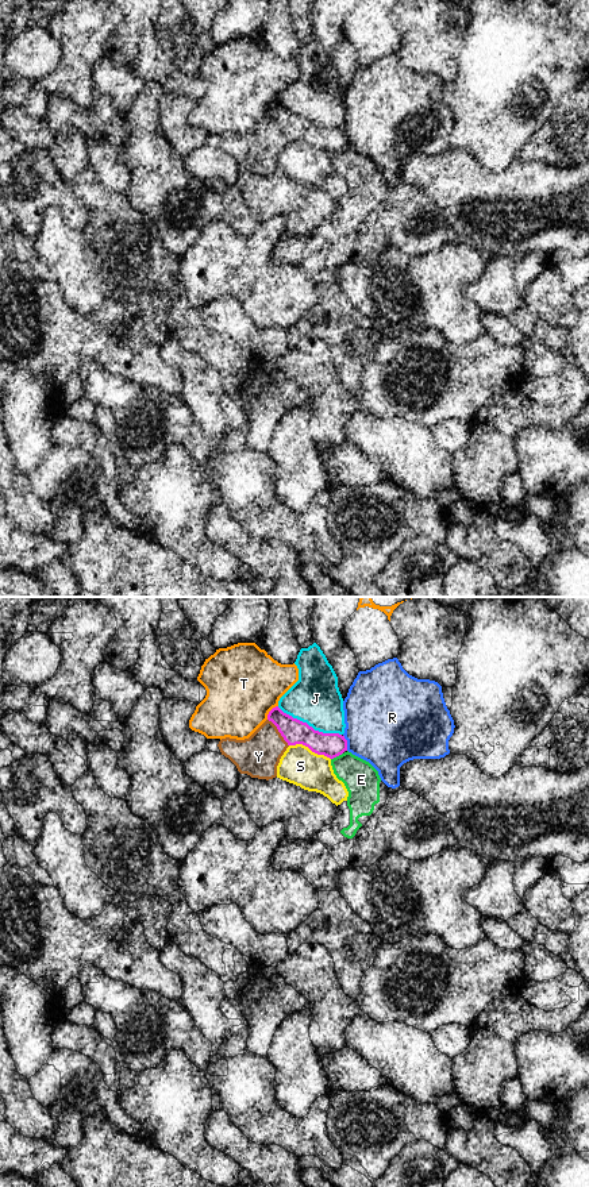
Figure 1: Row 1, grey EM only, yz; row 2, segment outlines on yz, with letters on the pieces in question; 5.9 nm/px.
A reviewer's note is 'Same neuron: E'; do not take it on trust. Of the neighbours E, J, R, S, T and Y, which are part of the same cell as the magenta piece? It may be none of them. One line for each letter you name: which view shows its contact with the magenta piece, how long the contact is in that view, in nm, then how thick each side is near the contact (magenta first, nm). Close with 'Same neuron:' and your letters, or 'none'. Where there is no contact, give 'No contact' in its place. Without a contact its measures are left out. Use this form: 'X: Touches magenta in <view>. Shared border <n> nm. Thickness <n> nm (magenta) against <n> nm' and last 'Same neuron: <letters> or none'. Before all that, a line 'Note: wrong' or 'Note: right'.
Note: wrong
Same neuron: none

